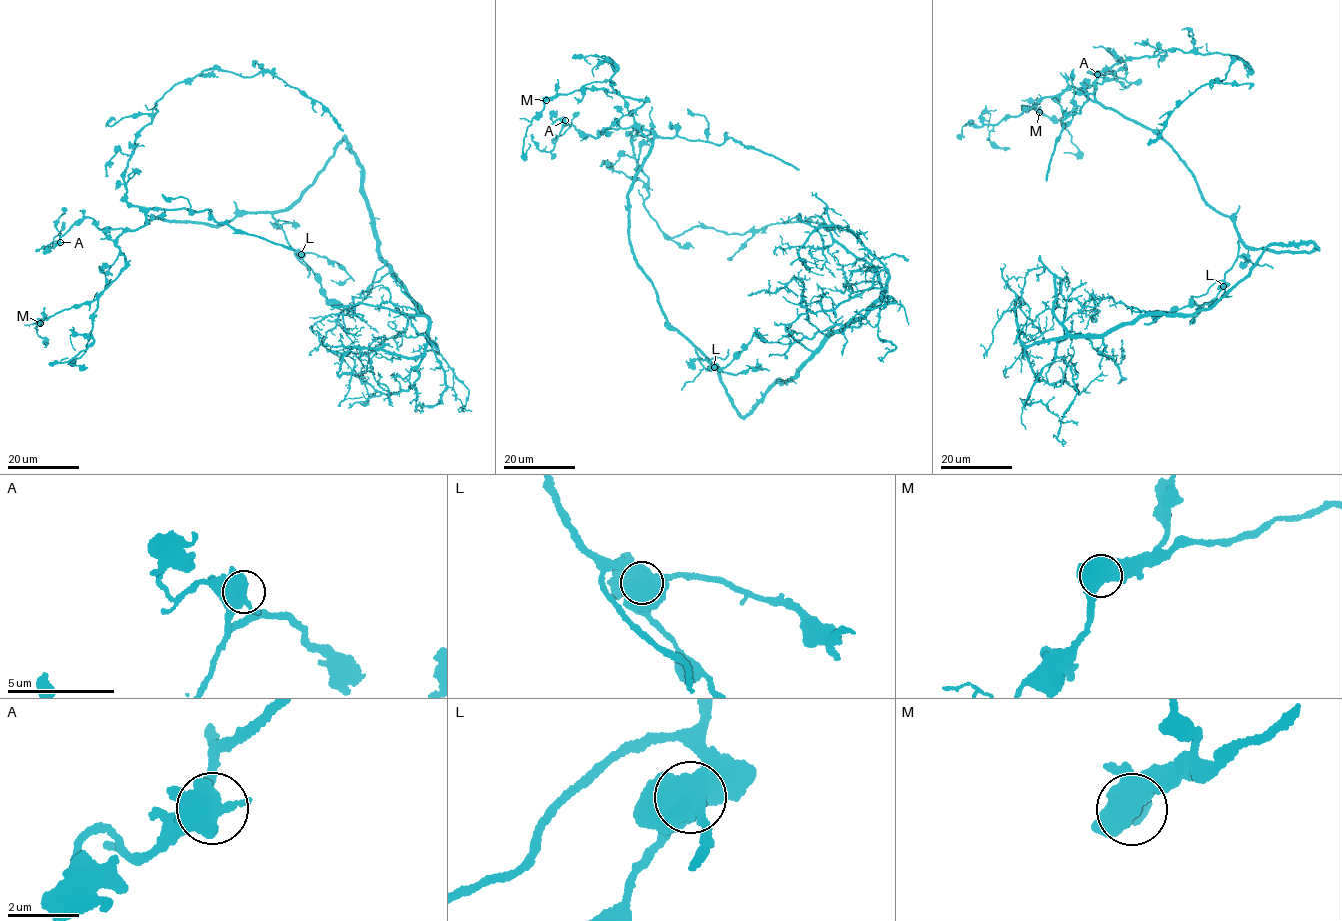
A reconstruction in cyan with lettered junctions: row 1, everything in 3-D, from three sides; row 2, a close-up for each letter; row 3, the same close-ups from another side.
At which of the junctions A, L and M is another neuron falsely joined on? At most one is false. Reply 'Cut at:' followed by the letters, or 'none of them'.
Cut at: L

